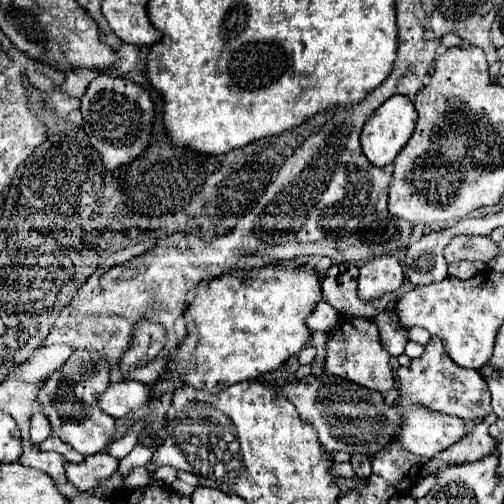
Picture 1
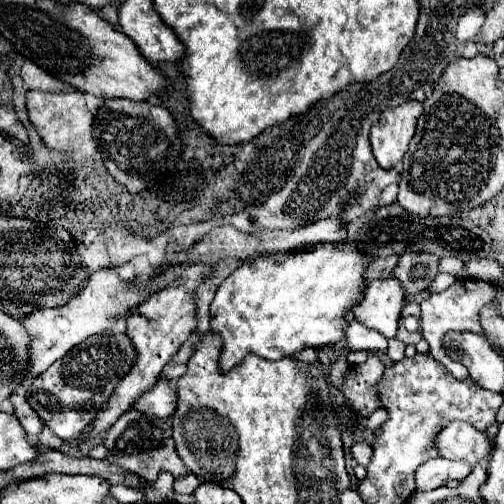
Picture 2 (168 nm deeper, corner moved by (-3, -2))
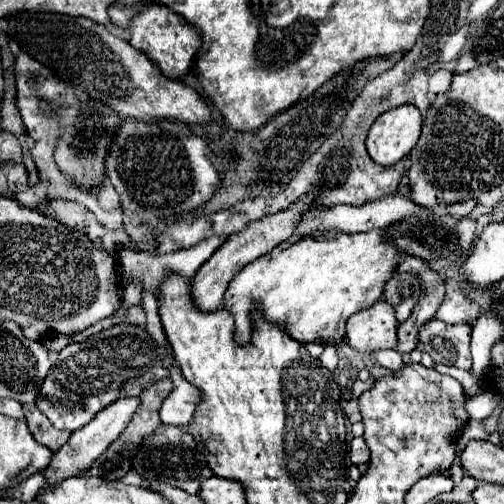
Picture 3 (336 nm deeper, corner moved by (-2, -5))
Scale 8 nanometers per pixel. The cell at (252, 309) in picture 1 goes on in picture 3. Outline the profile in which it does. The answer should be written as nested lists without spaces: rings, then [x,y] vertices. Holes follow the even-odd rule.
[[[383,230],[285,240],[235,274],[225,292],[223,308],[235,318],[235,342],[239,346],[251,342],[255,330],[251,318],[253,312],[261,312],[263,320],[285,326],[299,344],[337,344],[345,336],[347,318],[371,308],[383,296],[383,286],[397,262],[399,252],[383,240]]]

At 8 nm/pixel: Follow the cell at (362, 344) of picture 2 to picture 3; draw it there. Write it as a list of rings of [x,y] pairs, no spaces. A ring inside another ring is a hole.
[[[373,350],[373,352],[371,352],[371,358],[373,358],[379,366],[383,366],[383,368],[387,368],[387,370],[391,370],[391,372],[395,372],[395,370],[399,370],[399,366],[403,366],[401,354],[399,354],[397,350]]]

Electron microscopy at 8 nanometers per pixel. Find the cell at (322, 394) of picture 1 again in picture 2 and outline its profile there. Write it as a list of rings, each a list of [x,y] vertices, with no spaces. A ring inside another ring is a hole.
[[[454,421],[438,435],[436,447],[446,459],[478,465],[490,457],[494,441],[490,441],[484,431],[474,429],[470,423]]]

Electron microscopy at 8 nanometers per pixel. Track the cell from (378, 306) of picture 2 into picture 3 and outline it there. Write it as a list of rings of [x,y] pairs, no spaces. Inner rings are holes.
[[[381,298],[369,310],[363,310],[347,320],[345,338],[357,352],[395,348],[397,324],[395,308],[391,308],[391,304]]]

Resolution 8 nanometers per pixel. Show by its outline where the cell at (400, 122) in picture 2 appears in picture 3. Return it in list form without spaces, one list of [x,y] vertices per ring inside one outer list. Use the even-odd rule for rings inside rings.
[[[413,104],[393,108],[377,118],[367,136],[367,152],[373,162],[393,166],[411,152],[421,132],[421,112]]]

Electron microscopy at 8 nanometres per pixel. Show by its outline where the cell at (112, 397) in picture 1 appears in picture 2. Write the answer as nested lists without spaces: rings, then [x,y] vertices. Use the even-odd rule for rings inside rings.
[[[158,379],[158,383],[146,391],[134,405],[138,411],[144,411],[146,415],[168,419],[176,411],[176,389],[172,383]]]

